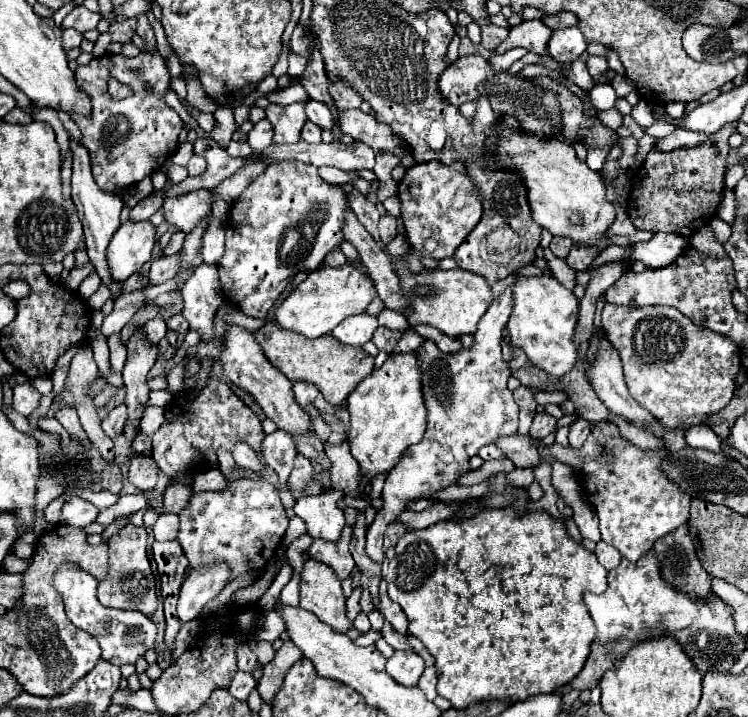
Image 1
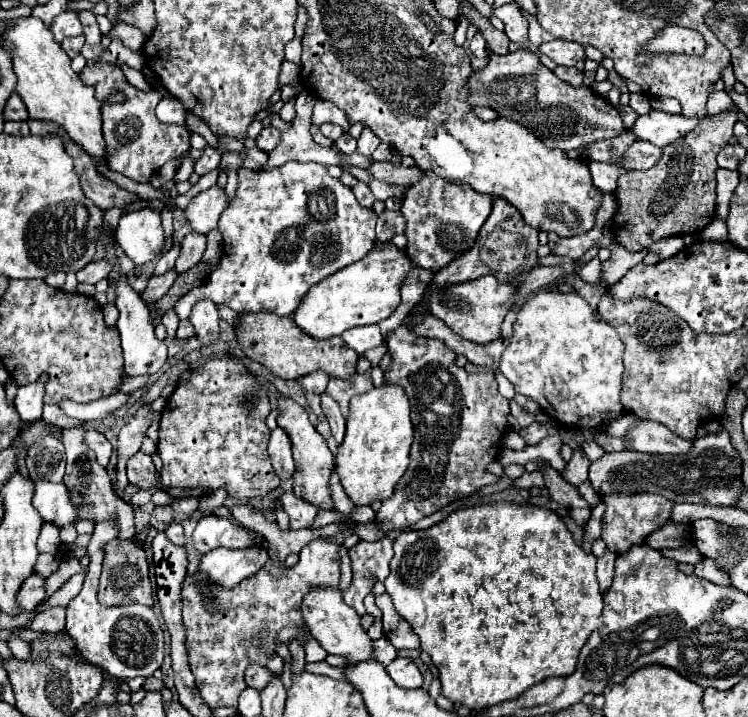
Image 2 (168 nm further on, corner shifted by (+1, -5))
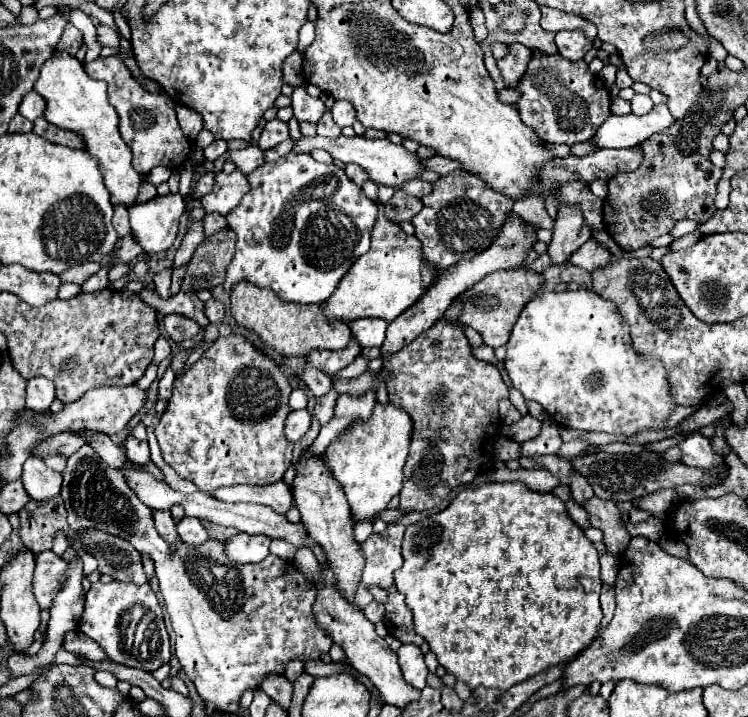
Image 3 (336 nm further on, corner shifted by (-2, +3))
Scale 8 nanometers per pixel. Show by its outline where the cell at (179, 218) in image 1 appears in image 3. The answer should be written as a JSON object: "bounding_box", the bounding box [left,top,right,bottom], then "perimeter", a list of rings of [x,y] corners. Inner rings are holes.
{"bounding_box":[200,171,250,215],"perimeter":[[[234,171],[234,173],[218,173],[216,175],[216,183],[212,193],[204,195],[200,199],[200,203],[204,205],[206,213],[220,213],[226,215],[228,211],[232,211],[240,199],[250,191],[250,183],[246,179],[246,175],[242,171]]]}

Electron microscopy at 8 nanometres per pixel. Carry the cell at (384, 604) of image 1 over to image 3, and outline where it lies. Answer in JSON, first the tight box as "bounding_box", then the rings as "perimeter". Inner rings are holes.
{"bounding_box":[384,591,424,645],"perimeter":[[[392,591],[388,595],[388,603],[386,603],[386,615],[384,615],[384,623],[386,629],[392,637],[396,637],[402,643],[414,643],[414,645],[422,645],[424,639],[420,635],[416,635],[414,625],[412,625],[412,611],[404,601],[404,595],[398,591]]]}

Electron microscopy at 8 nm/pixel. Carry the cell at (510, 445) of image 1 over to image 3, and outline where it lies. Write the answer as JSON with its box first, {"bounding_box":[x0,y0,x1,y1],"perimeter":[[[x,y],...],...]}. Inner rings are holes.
{"bounding_box":[584,497,632,557],"perimeter":[[[592,497],[588,503],[584,503],[584,509],[590,515],[590,525],[604,533],[602,543],[606,545],[606,549],[614,557],[624,553],[632,537],[626,531],[626,527],[622,525],[620,509],[616,507],[616,503],[614,501],[604,501],[600,497]]]}

